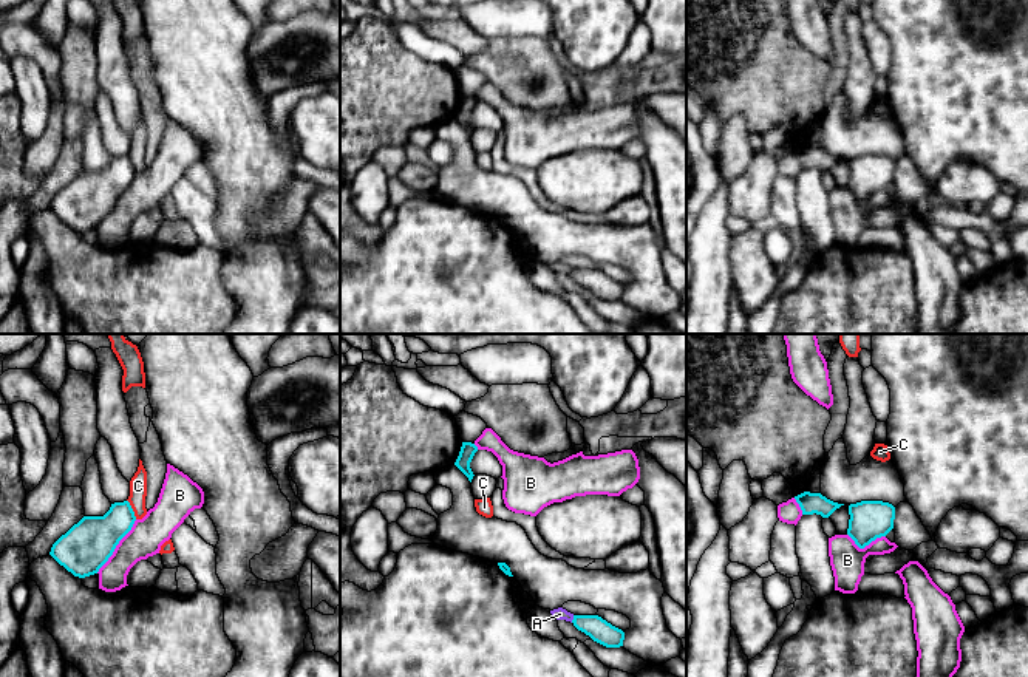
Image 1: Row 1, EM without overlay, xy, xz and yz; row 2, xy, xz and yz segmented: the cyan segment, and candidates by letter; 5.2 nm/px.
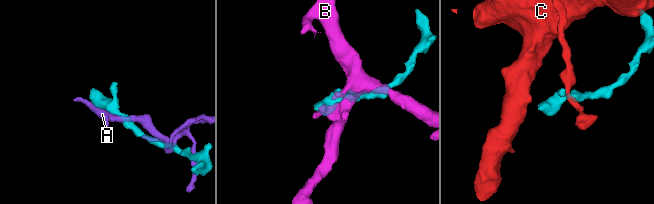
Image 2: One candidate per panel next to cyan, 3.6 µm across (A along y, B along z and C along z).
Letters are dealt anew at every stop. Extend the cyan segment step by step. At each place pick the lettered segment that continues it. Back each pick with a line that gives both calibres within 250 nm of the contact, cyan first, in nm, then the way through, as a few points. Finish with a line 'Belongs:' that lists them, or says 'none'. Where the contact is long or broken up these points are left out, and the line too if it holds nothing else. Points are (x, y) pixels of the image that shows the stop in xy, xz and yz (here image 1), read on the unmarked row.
Belongs: none

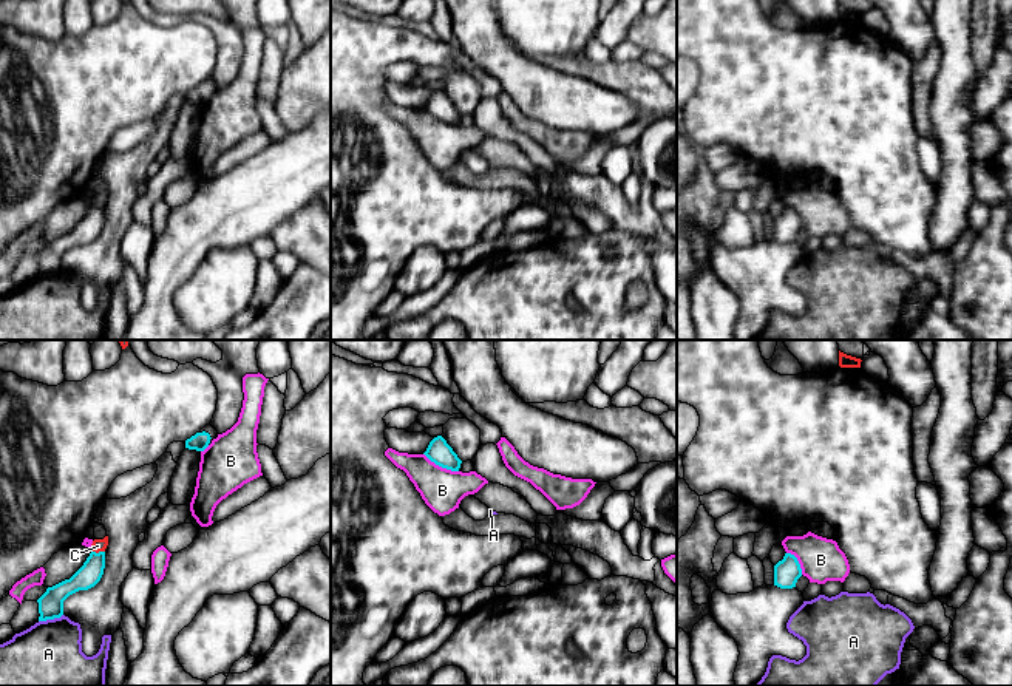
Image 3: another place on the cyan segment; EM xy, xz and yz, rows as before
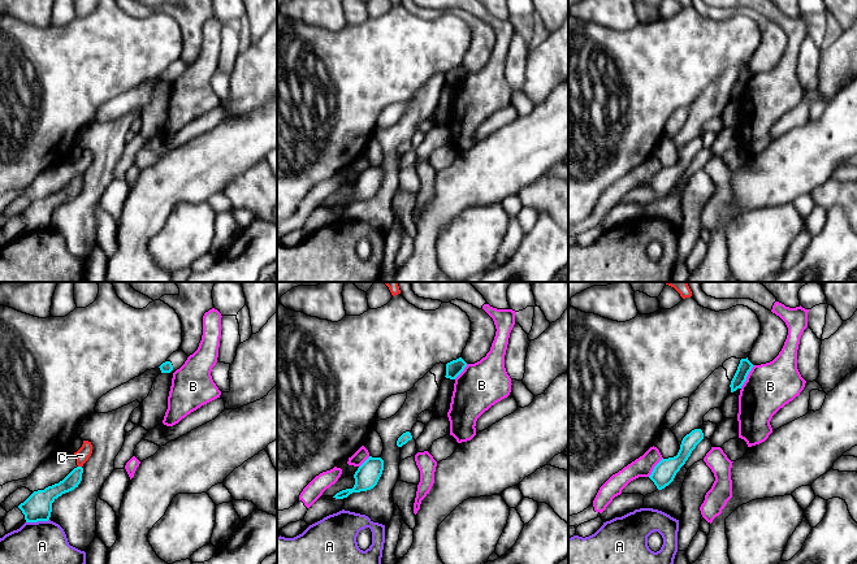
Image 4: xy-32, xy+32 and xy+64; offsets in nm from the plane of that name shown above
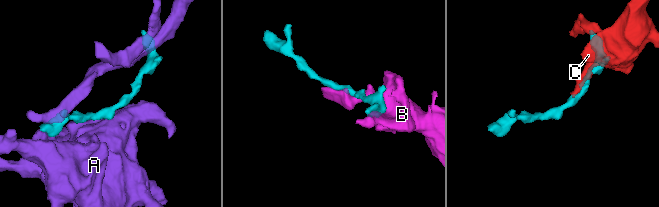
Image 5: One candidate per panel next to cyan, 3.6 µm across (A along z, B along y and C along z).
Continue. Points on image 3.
Belongs: none

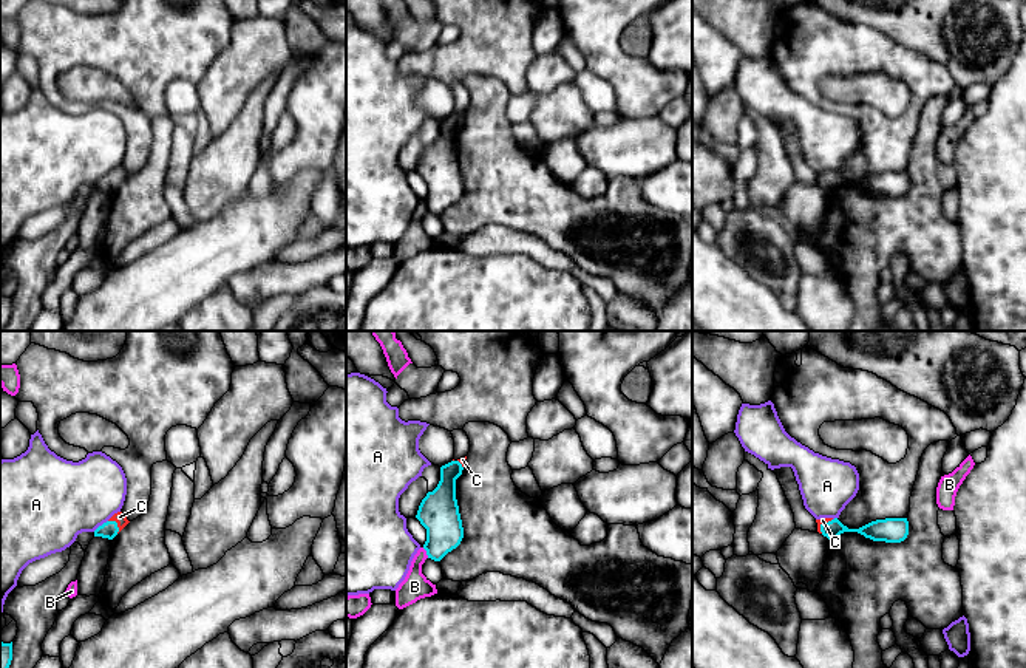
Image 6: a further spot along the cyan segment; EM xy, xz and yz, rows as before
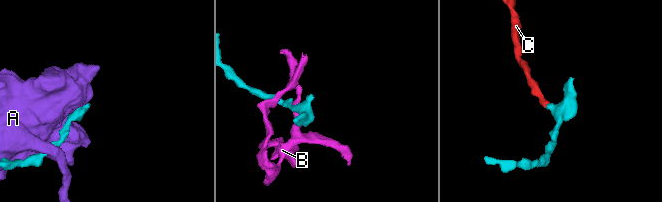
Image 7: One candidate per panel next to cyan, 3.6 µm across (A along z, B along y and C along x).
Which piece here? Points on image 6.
C: Thickness 90 nm (cyan) against 60 nm. Path across: xy (108, 183), (116, 178), (119, 170)
Belongs: C

